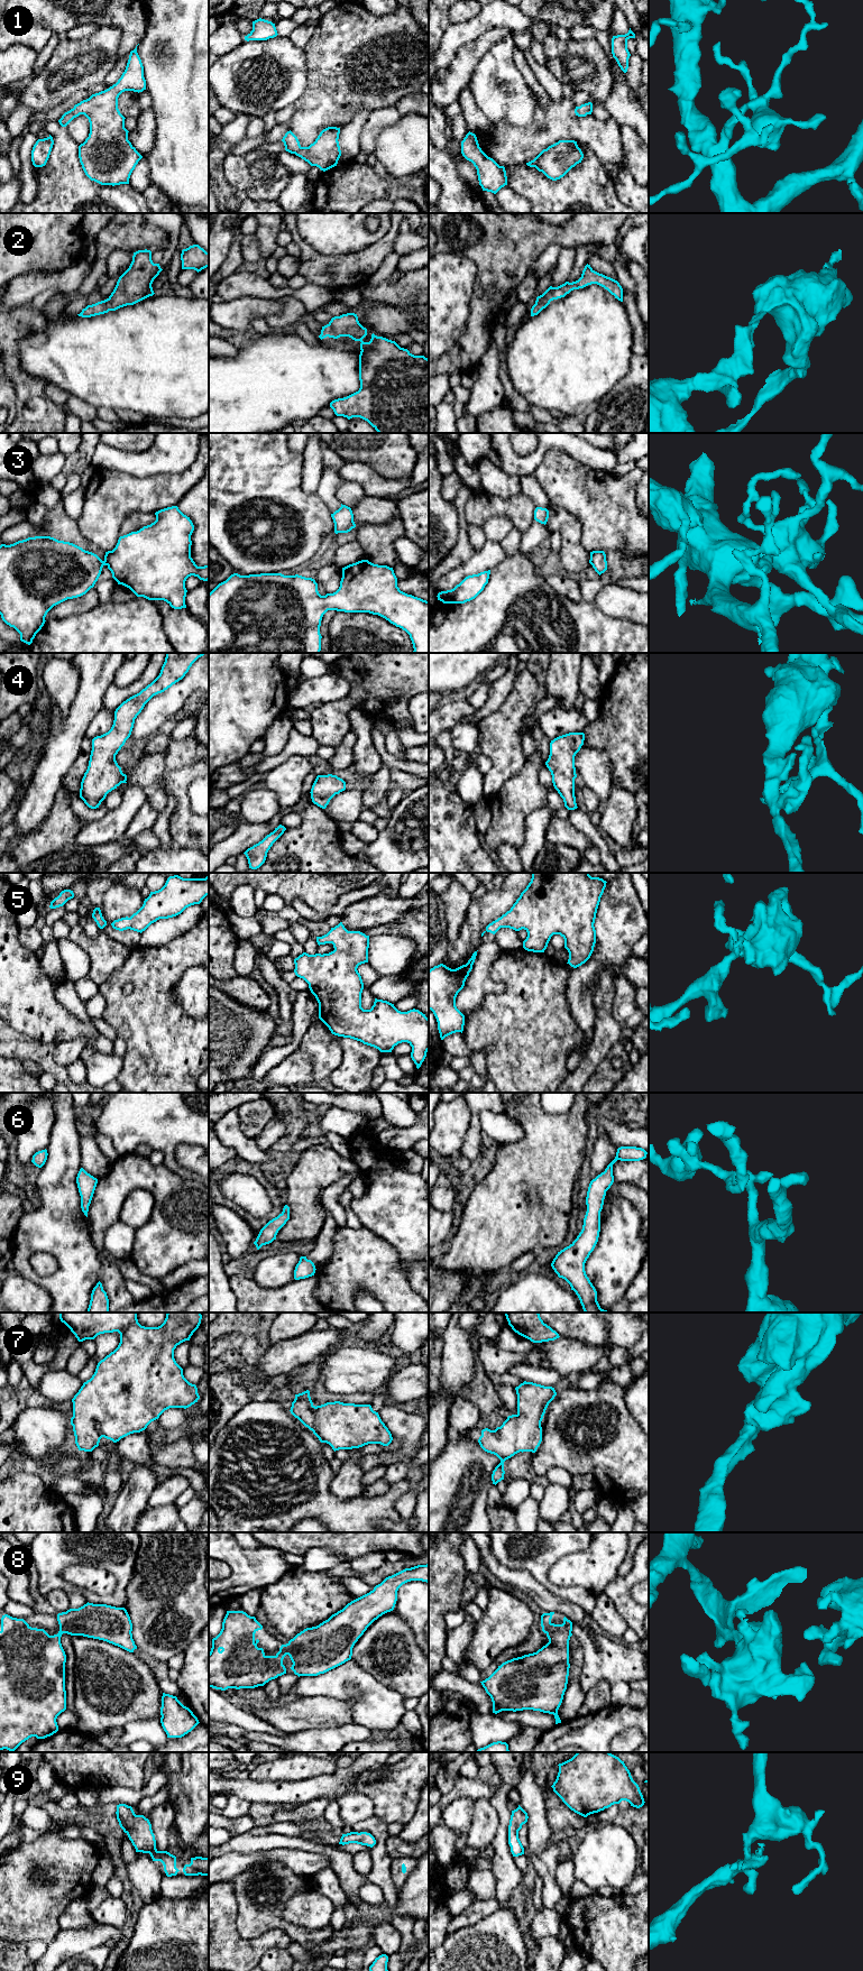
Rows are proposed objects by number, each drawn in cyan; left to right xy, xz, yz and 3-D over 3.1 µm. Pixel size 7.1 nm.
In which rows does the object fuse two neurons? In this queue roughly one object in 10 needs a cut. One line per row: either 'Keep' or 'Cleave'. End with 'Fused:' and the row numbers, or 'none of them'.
1: Keep
2: Keep
3: Keep
4: Keep
5: Keep
6: Keep
7: Keep
8: Keep
9: Keep
Fused: none of them

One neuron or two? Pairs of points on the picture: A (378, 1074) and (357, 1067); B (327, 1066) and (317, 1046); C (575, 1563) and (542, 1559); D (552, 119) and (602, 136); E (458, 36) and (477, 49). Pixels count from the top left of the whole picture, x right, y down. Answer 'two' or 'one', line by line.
A: two
B: one
C: two
D: one
E: two

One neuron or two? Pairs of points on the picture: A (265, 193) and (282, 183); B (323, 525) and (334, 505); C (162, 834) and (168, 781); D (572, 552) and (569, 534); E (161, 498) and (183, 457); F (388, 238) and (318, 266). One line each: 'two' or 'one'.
A: one
B: two
C: two
D: one
E: two
F: one

